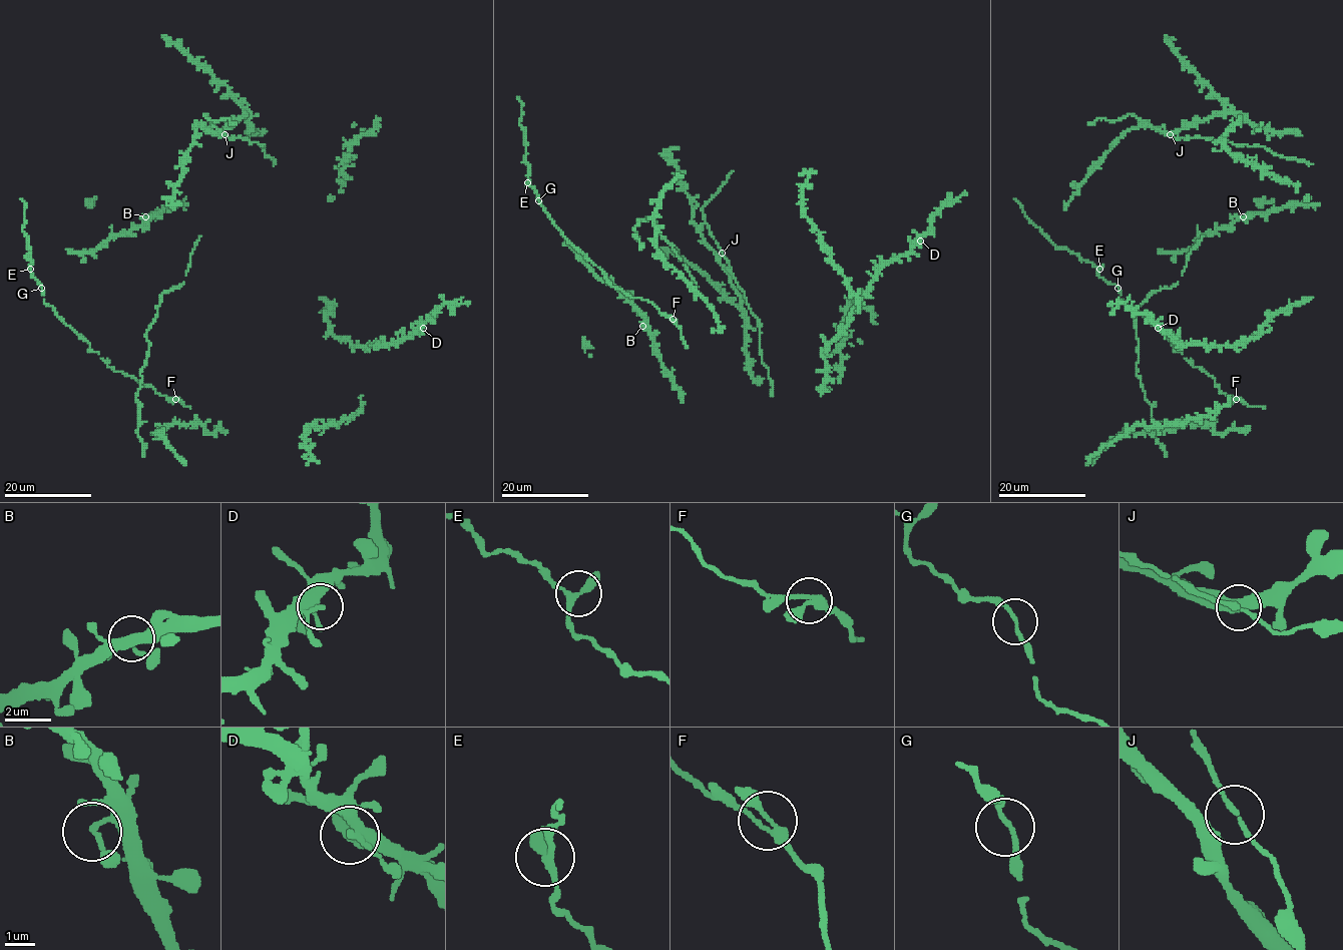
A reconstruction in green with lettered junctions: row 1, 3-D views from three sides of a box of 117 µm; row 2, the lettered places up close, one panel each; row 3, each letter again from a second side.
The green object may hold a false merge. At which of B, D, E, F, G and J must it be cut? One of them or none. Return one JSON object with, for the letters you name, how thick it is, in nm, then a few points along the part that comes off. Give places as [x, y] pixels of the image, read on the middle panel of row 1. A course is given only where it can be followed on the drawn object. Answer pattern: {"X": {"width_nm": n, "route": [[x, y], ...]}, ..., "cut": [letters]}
{"cut": []}

